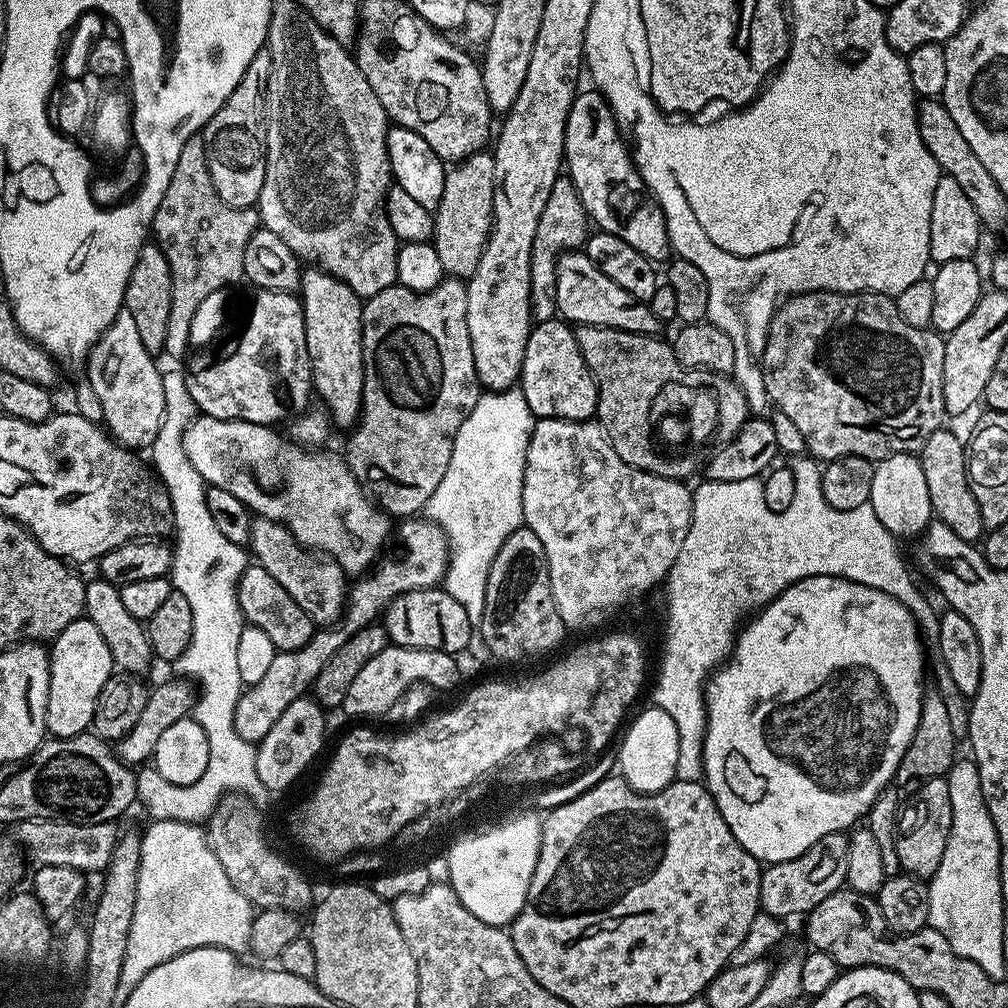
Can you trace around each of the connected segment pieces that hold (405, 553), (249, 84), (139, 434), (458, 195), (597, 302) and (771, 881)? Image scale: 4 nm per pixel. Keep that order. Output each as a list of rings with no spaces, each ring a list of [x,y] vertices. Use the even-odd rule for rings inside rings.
[[[408,518],[399,524],[401,525],[397,532],[395,529],[389,546],[381,553],[371,570],[355,579],[354,586],[349,587],[346,594],[346,611],[342,619],[331,626],[324,626],[313,631],[310,642],[306,642],[306,646],[302,646],[298,650],[277,651],[274,662],[270,662],[266,675],[262,677],[262,682],[247,685],[240,693],[238,706],[234,710],[234,730],[238,730],[238,734],[242,738],[246,738],[246,742],[250,742],[253,746],[259,745],[260,740],[266,738],[266,734],[270,734],[274,722],[278,722],[278,717],[286,711],[286,706],[290,706],[290,702],[294,702],[311,689],[318,674],[322,671],[322,666],[326,666],[326,662],[330,662],[330,658],[334,658],[334,654],[338,654],[342,642],[346,642],[355,632],[373,623],[387,608],[389,602],[410,590],[434,588],[443,581],[444,574],[448,570],[448,540],[445,532],[427,518]]]
[[[267,47],[260,48],[258,54],[254,54],[254,62],[246,66],[246,74],[234,86],[234,94],[222,102],[218,114],[210,118],[210,122],[202,129],[204,138],[204,149],[206,150],[206,166],[210,170],[210,182],[214,182],[214,190],[222,202],[232,208],[251,208],[259,205],[262,194],[262,182],[266,178],[266,150],[268,149],[268,139],[266,130],[268,129],[268,119],[266,118],[266,90],[270,82],[270,54]]]
[[[121,310],[110,322],[110,326],[98,338],[98,342],[88,351],[86,367],[88,376],[86,383],[94,390],[94,398],[102,405],[104,415],[102,424],[113,440],[124,445],[129,450],[151,449],[154,438],[158,438],[158,430],[162,426],[162,414],[166,410],[166,397],[162,395],[162,378],[164,372],[156,365],[157,357],[142,346],[138,339],[138,326],[129,312]]]
[[[481,150],[470,154],[465,160],[457,160],[445,171],[446,186],[442,186],[442,202],[438,202],[438,206],[434,210],[436,221],[434,222],[434,234],[431,243],[434,250],[438,250],[438,258],[442,261],[442,270],[445,274],[452,278],[467,278],[473,276],[478,270],[478,262],[482,262],[482,250],[486,250],[488,245],[488,235],[492,233],[492,207],[494,206],[494,155],[491,151]]]
[[[584,250],[563,253],[557,262],[557,313],[565,321],[579,326],[589,324],[599,328],[617,328],[627,332],[659,333],[662,322],[648,308],[647,303],[634,294],[626,294],[622,286],[610,282],[602,270],[588,259]]]
[[[844,832],[826,834],[810,846],[798,858],[786,862],[768,864],[760,873],[760,907],[771,916],[789,918],[795,912],[807,914],[818,902],[830,894],[841,891],[846,884],[846,858],[848,857],[848,836]]]

